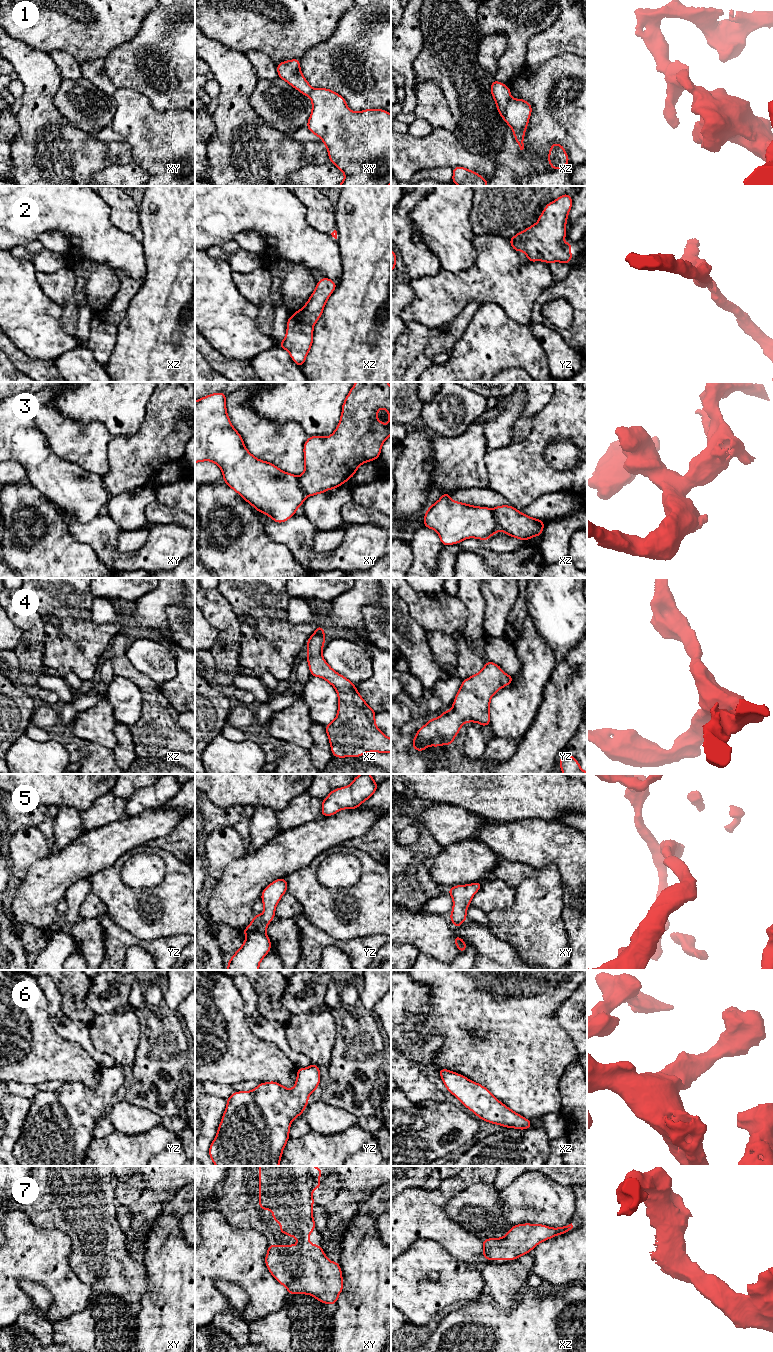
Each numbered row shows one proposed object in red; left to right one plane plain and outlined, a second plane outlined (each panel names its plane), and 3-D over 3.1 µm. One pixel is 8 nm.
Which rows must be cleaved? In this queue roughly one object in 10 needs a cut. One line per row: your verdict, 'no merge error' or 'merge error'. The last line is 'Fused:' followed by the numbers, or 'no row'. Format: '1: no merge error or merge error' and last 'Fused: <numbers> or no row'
1: merge error
2: no merge error
3: merge error
4: no merge error
5: no merge error
6: no merge error
7: no merge error
Fused: 1, 3

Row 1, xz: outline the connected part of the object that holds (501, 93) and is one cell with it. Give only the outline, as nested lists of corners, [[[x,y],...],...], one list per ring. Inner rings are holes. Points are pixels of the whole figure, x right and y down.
[[[494,80],[490,88],[491,94],[495,100],[498,112],[504,119],[506,107],[511,97],[511,92],[508,86],[504,83]]]

